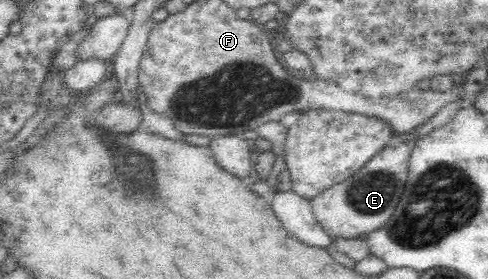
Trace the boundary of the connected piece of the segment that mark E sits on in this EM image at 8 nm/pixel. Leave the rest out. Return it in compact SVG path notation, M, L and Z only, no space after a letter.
M408 141L388 145L344 181L328 185L316 193L309 202L324 231L331 236L358 238L359 235L380 229L392 217L404 193L412 150L413 146Z

